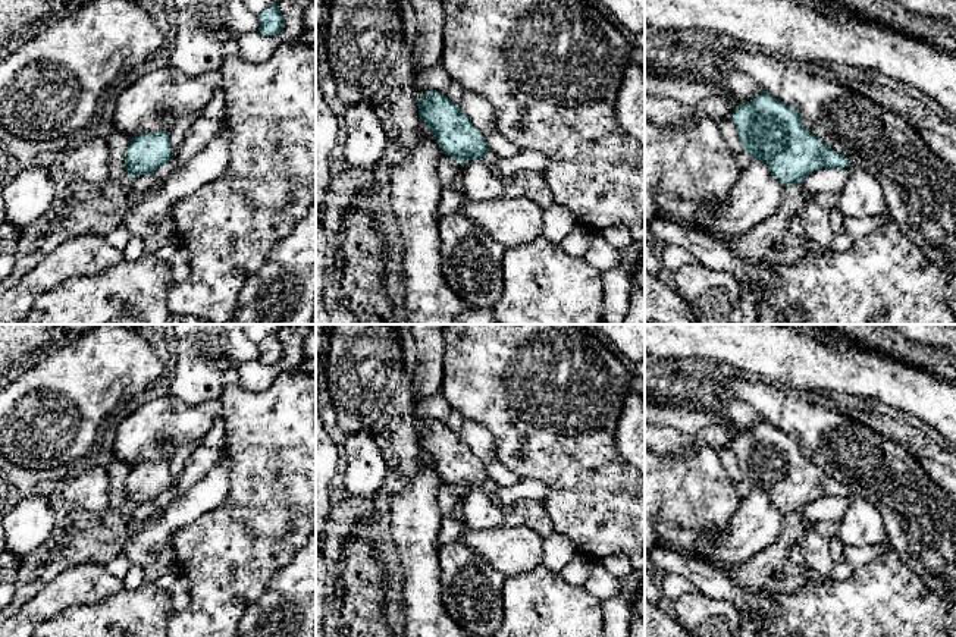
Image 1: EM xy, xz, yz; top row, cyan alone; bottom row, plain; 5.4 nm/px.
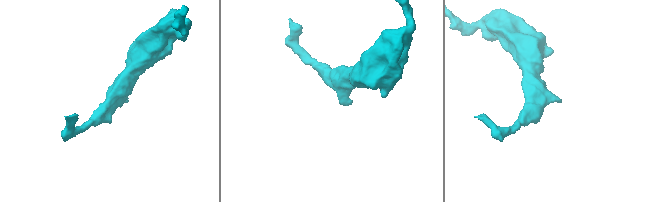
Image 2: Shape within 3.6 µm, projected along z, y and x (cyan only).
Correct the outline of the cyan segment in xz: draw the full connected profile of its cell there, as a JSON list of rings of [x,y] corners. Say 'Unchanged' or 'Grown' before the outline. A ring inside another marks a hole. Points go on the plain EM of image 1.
Unchanged. [[[436,418],[419,427],[419,446],[432,461],[442,481],[458,493],[482,487],[489,478],[483,464],[458,433]]]

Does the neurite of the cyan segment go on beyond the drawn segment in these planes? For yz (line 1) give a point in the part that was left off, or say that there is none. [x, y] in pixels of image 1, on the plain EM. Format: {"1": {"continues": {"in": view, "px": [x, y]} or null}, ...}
{"1": {"continues": null}}

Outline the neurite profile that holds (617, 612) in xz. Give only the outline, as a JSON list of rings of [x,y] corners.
[[[620,596],[605,599],[602,606],[602,637],[630,637],[631,603]]]

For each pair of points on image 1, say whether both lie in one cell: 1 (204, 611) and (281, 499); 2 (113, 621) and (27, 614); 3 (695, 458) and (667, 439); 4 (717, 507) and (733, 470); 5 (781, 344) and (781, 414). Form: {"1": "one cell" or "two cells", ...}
{"1": "one cell", "2": "two cells", "3": "two cells", "4": "two cells", "5": "two cells"}

